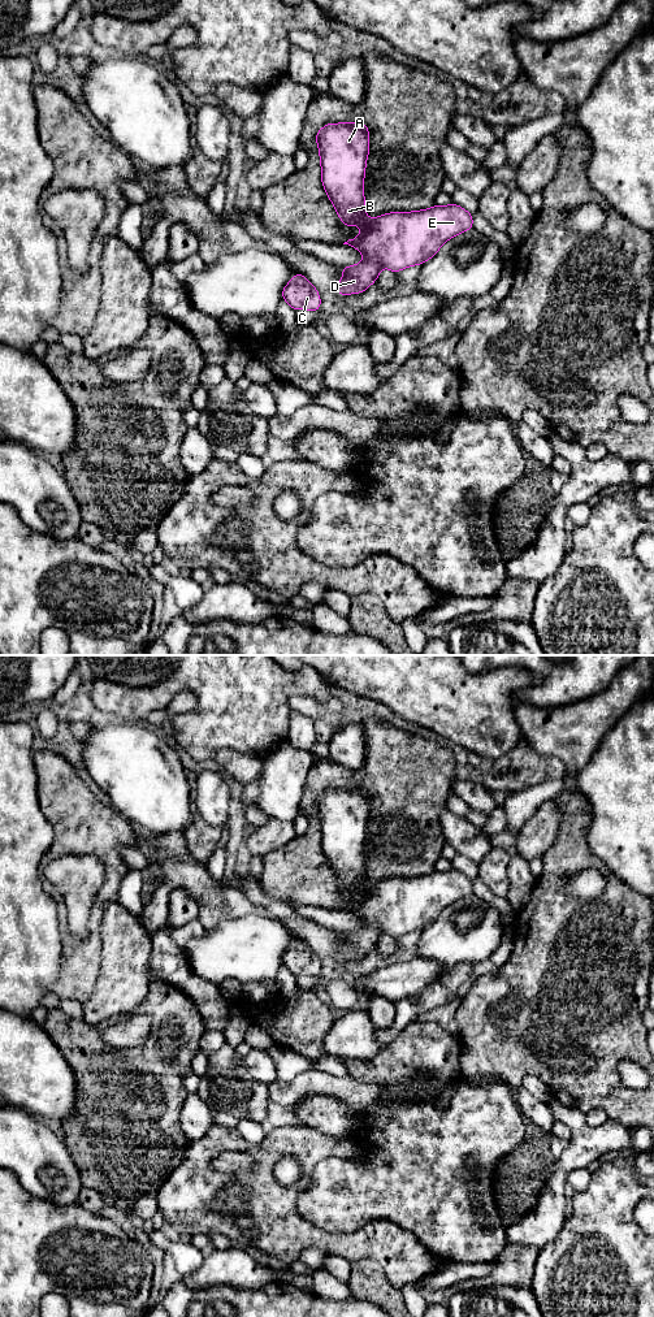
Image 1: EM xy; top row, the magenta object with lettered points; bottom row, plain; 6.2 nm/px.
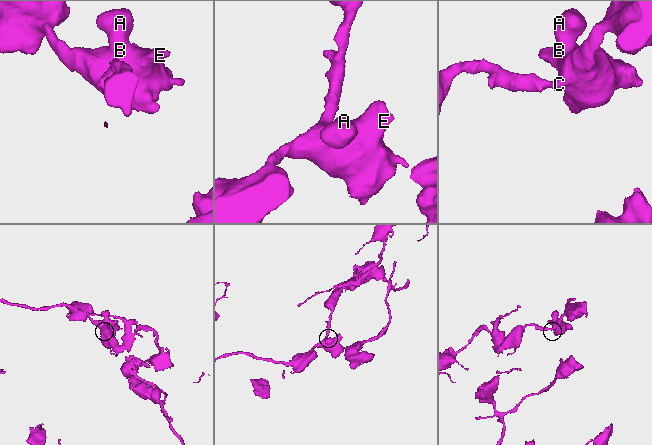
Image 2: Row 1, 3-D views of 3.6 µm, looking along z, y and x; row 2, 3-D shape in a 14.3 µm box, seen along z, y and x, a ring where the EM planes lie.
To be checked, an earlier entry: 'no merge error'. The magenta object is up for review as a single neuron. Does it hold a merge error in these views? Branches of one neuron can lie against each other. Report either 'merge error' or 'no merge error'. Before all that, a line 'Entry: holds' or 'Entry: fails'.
Entry: holds
no merge error

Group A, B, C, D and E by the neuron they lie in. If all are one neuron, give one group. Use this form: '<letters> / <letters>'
A B C D E

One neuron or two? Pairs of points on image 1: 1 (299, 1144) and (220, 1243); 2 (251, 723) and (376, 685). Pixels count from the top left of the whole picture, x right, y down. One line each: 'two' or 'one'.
1: two
2: two

